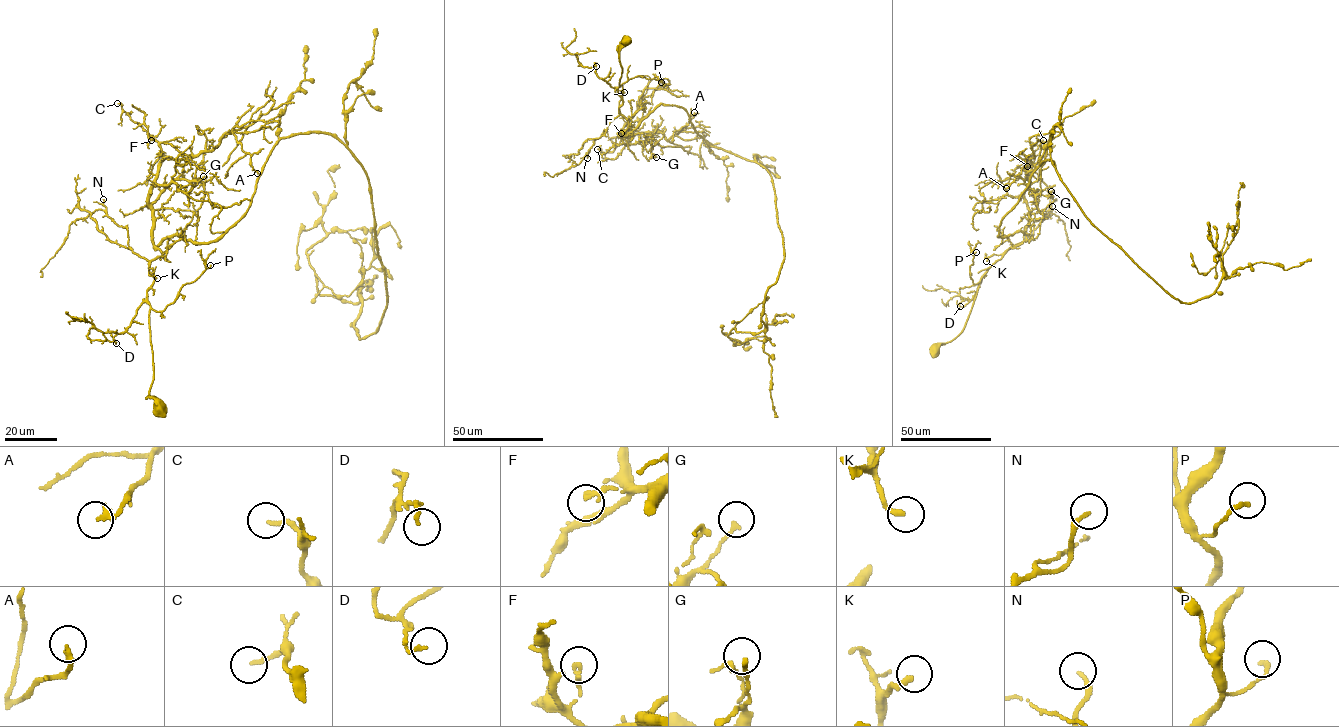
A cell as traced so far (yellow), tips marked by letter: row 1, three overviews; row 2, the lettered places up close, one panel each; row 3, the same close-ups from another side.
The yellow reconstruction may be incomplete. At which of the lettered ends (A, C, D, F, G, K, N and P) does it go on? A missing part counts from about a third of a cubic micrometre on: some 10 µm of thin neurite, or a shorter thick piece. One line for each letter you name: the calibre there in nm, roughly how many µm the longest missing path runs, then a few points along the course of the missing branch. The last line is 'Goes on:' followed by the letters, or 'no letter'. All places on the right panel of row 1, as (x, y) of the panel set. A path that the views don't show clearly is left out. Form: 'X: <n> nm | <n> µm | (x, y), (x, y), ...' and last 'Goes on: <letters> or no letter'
Goes on: no letter

